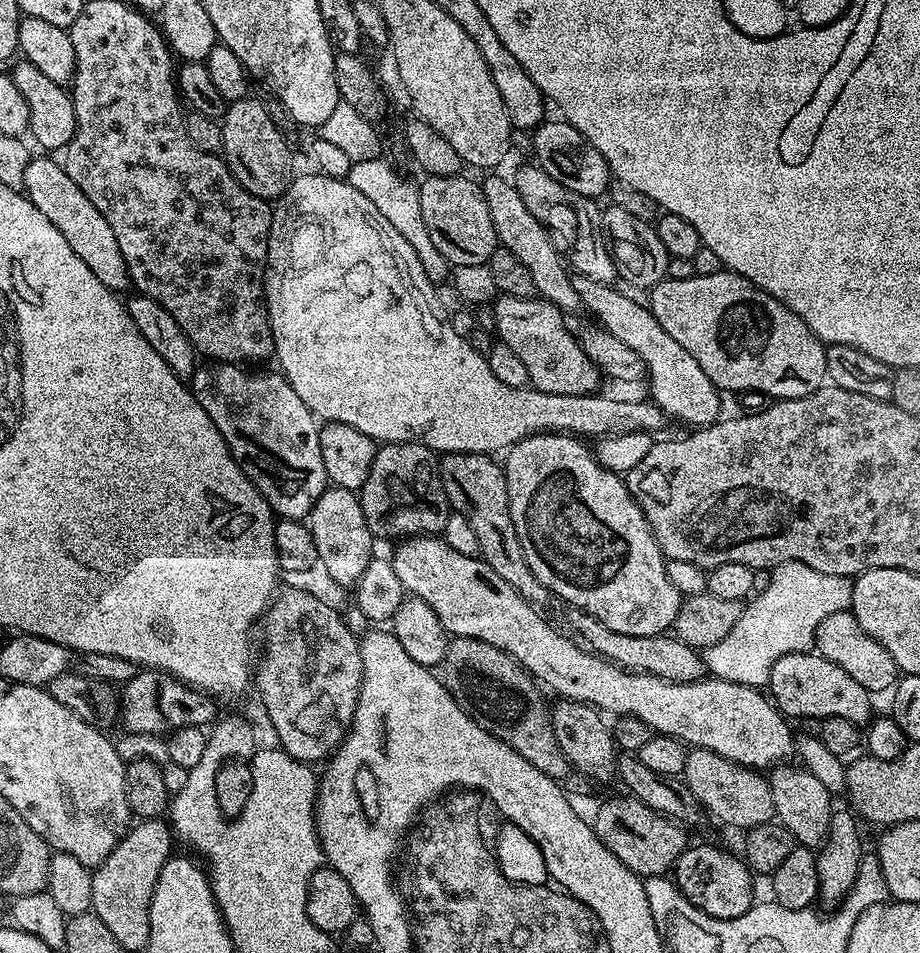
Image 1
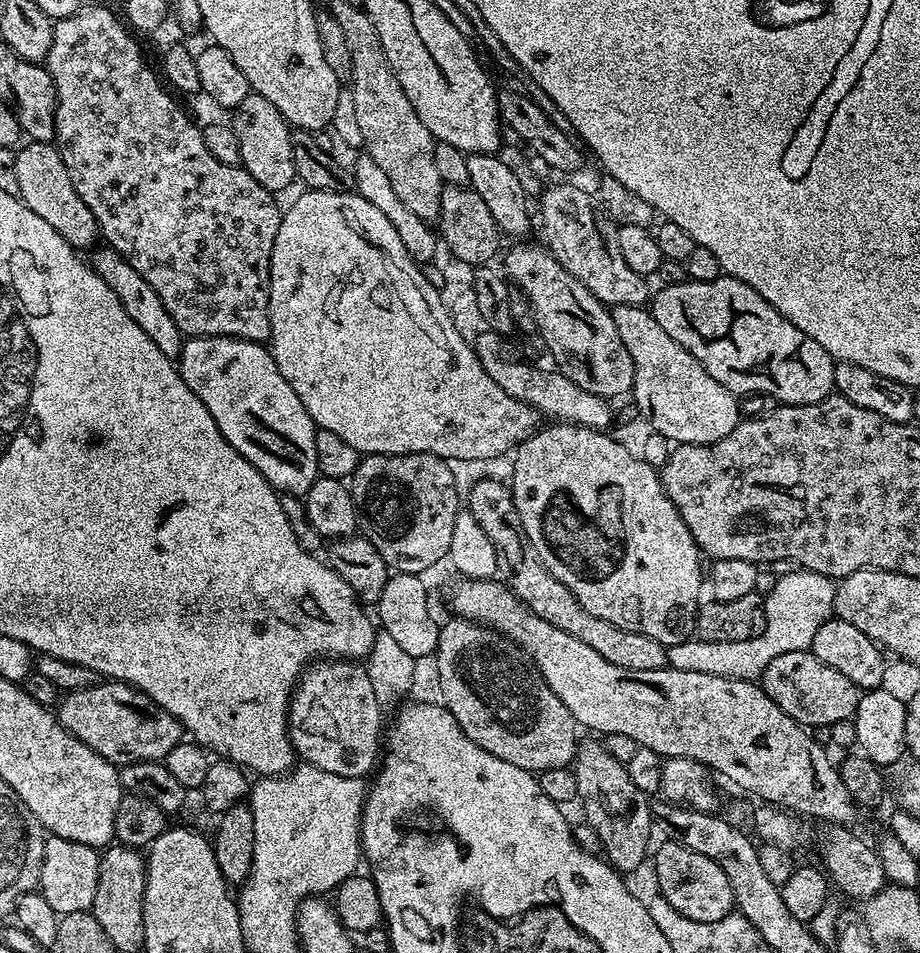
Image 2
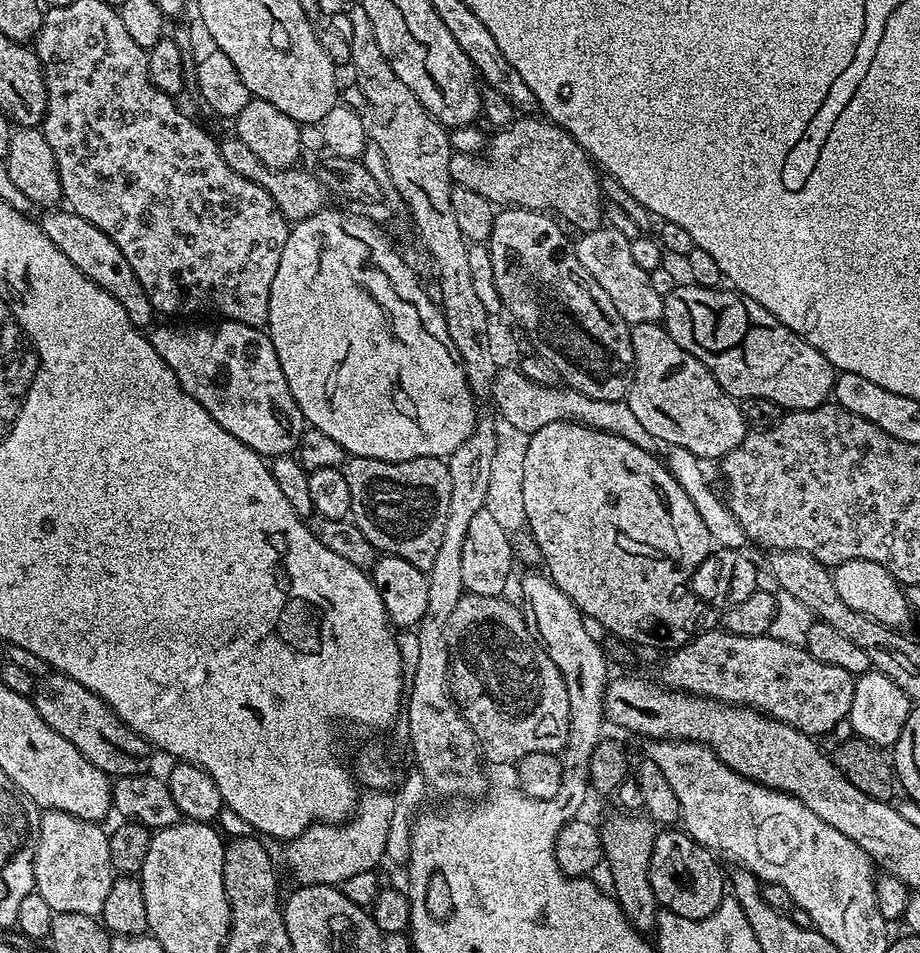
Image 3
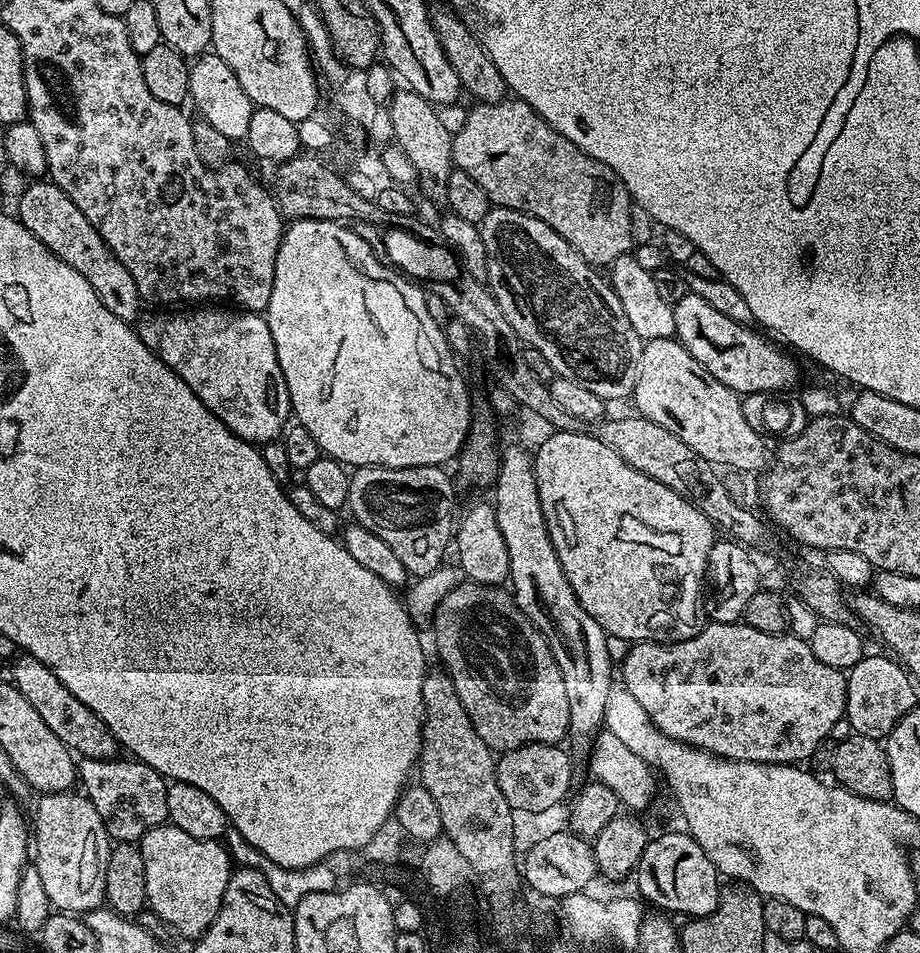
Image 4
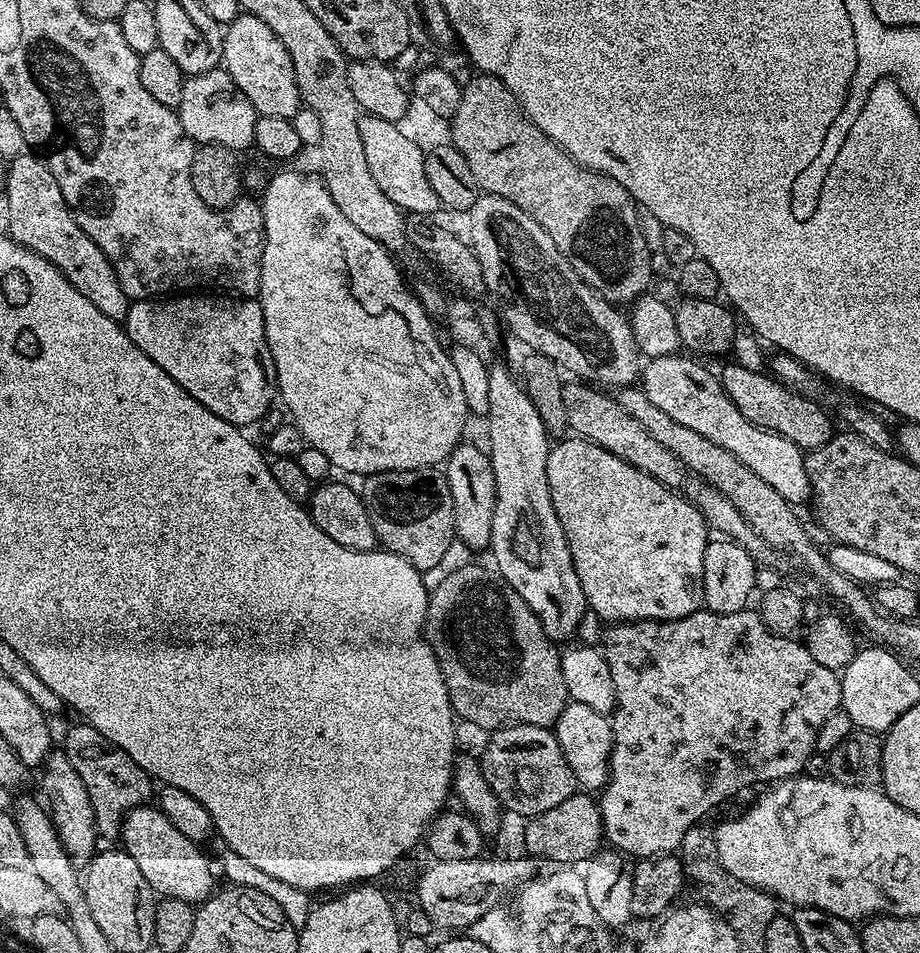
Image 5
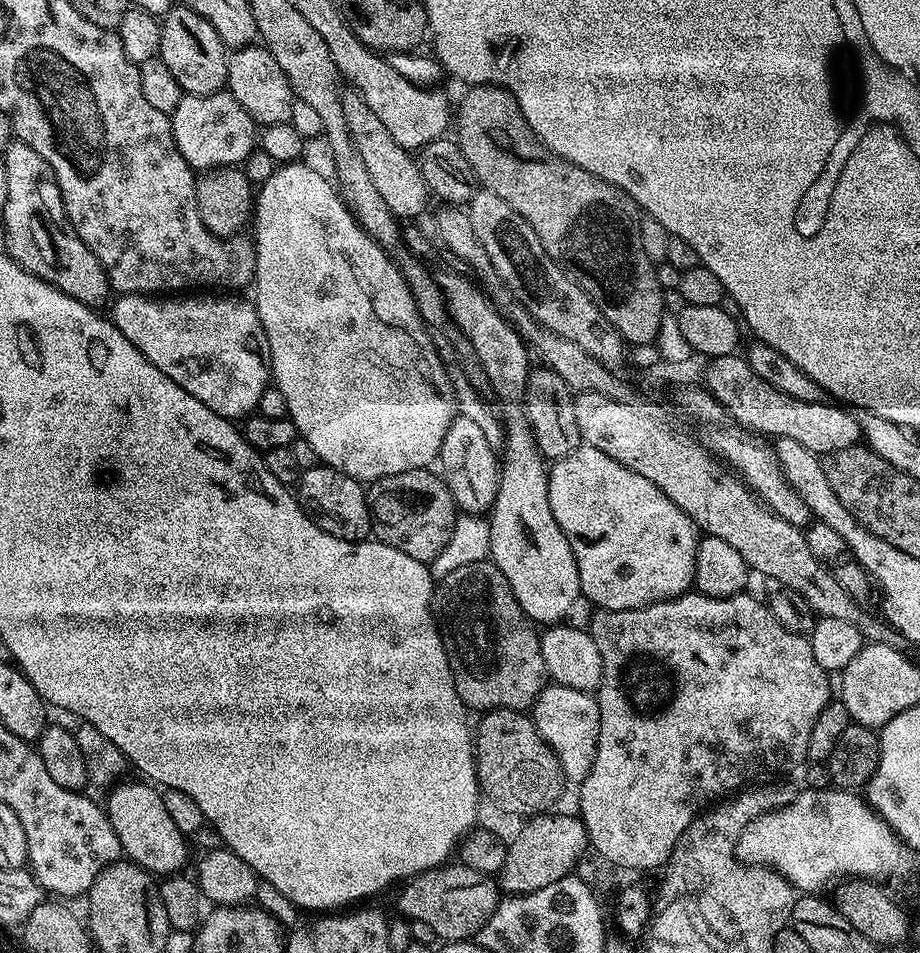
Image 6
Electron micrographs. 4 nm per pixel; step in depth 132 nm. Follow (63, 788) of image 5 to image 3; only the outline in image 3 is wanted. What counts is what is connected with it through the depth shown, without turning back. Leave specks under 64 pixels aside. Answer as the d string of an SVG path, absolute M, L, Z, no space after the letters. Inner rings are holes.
M41 811L34 850L34 891L46 898L46 906L50 906L53 913L99 917L102 906L106 906L106 894L110 894L114 869L110 862L108 832L100 827L97 821L74 818L74 814Z

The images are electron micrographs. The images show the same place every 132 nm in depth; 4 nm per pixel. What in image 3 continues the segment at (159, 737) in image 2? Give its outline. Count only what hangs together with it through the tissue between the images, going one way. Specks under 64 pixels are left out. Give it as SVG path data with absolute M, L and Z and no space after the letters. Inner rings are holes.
M49 671L39 677L36 691L30 697L38 714L42 714L42 722L50 726L50 730L58 730L66 742L70 742L98 770L102 770L109 778L117 776L138 776L149 771L148 764L142 757L150 752L150 745L143 740L130 726L126 726L114 714L114 710L98 694L86 690L74 678L63 676L61 672Z

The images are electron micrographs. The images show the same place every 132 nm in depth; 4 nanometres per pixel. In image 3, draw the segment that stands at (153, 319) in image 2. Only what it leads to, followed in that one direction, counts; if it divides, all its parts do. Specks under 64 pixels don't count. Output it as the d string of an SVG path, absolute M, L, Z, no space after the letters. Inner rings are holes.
M48 210L43 213L44 217L39 217L38 223L46 238L50 238L50 242L54 242L54 246L58 246L58 250L62 250L62 254L66 254L66 258L70 258L70 262L74 262L74 266L78 266L78 270L90 278L90 282L110 293L114 302L126 310L126 318L130 318L136 328L147 329L153 323L154 309L142 282L138 282L138 274L130 270L130 262L126 262L122 250L118 250L114 241L105 232L98 230L94 222L86 222L86 218L71 210L60 211Z

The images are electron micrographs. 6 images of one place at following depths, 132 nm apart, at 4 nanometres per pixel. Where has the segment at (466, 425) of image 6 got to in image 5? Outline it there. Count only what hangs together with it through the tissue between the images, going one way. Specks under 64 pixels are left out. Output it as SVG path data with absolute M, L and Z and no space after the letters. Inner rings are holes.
M461 442L448 455L446 475L450 486L450 498L454 498L454 526L456 540L471 550L487 549L492 542L494 530L494 506L496 505L496 483L492 460L487 451L476 444Z

